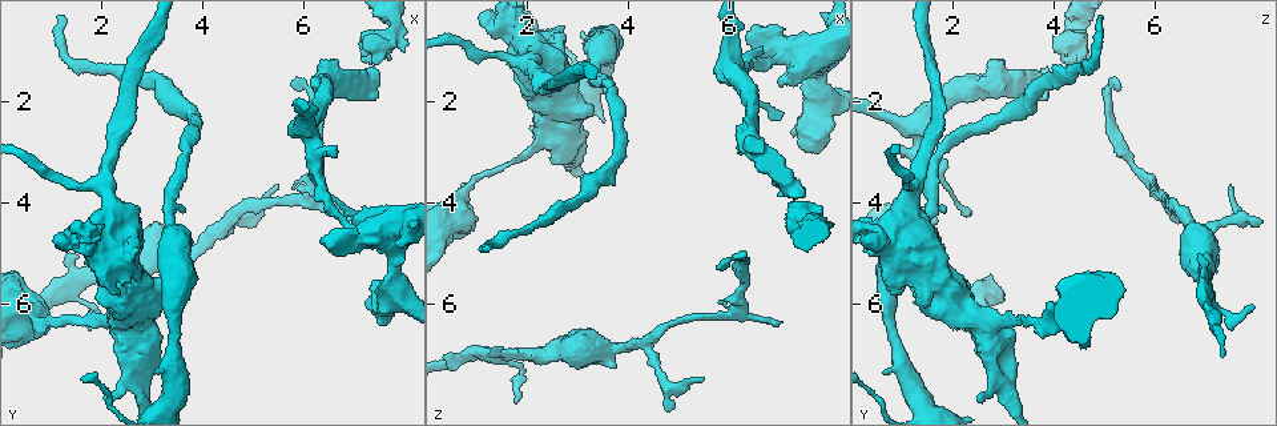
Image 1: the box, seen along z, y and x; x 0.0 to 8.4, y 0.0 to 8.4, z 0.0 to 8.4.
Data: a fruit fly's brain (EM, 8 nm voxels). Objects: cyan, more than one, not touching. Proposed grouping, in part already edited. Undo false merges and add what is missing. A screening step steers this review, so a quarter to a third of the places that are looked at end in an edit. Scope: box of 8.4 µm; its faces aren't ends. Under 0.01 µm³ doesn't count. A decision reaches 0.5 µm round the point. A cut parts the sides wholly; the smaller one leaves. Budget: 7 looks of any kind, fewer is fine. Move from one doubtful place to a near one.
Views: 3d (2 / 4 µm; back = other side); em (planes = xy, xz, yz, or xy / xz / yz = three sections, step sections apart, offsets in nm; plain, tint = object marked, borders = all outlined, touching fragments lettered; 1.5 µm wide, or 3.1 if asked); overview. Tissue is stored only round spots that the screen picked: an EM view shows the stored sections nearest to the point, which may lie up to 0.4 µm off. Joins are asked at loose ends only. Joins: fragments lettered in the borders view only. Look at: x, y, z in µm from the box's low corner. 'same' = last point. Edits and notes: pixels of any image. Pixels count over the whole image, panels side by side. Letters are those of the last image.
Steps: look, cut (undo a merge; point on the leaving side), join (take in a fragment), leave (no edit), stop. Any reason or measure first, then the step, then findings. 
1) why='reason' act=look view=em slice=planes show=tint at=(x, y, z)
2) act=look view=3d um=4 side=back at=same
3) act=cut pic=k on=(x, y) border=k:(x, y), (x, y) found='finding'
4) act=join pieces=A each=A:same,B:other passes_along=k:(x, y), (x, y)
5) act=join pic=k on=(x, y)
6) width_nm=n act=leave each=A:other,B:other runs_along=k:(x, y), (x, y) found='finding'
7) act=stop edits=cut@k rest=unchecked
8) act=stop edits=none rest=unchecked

why='looks like a crossing' act=look view=3d um=4 at=(7.20, 4.65, 1.05)

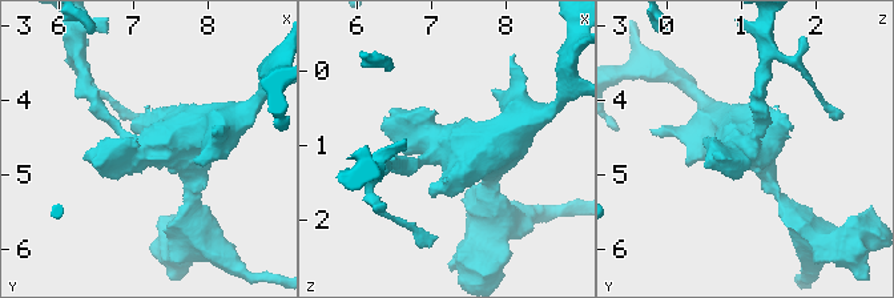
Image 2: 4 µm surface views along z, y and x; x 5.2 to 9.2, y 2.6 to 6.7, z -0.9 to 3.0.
why='need the tissue' act=look view=em slice=planes show=borders at=(7.20, 4.65, 1.10)

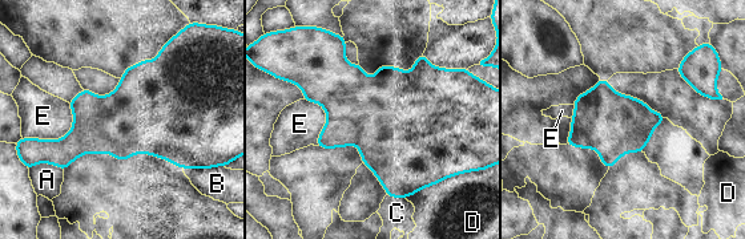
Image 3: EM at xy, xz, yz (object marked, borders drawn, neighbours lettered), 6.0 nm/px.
act=cut pic=3 on=(84, 106) each=A:other,B:other,C:other,D:other,E:other border=3:(100, 97), (95, 126), (111, 153) found='two neurons meet here'

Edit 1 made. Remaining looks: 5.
act=look view=overview

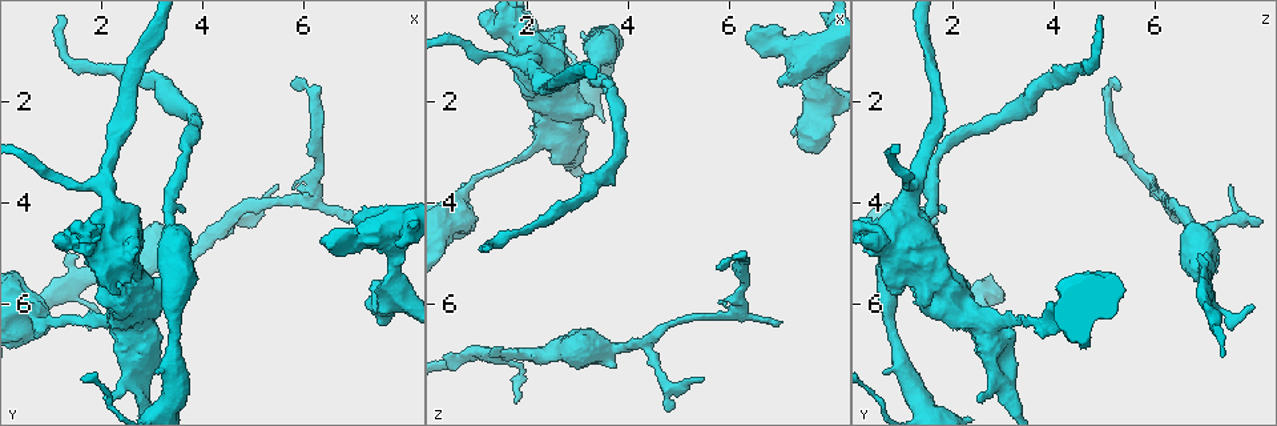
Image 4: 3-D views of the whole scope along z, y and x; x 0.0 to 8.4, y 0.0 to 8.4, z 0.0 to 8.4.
why='a fork' act=look view=3d um=2 at=(2.05, 3.70, 1.25)

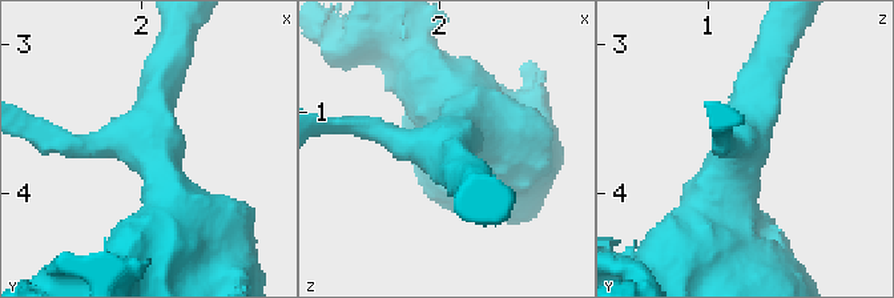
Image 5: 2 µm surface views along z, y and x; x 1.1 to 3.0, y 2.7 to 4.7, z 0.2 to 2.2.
why='now the EM' act=look view=em slice=yz step=4 show=tint at=(2.10, 3.66, 1.22)

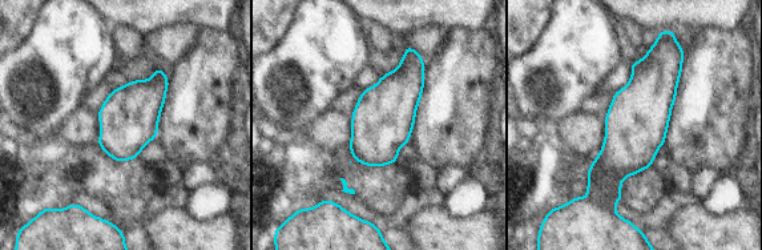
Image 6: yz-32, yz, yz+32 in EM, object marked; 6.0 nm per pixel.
why='see the neighbours' act=look view=em slice=yz step=4 show=borders at=same

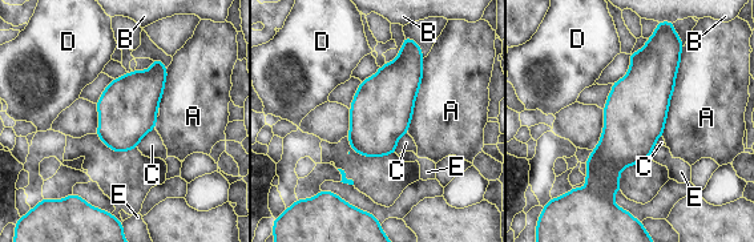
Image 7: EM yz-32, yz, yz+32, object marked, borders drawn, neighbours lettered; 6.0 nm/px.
longest_contact=A:550nm act=leave each=A:other,B:other,C:other,D:other,E:other border=7:(684, 47), (661, 136) found='all the same neuron'

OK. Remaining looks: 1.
act=stop edits=cut@3 rest=unchecked

